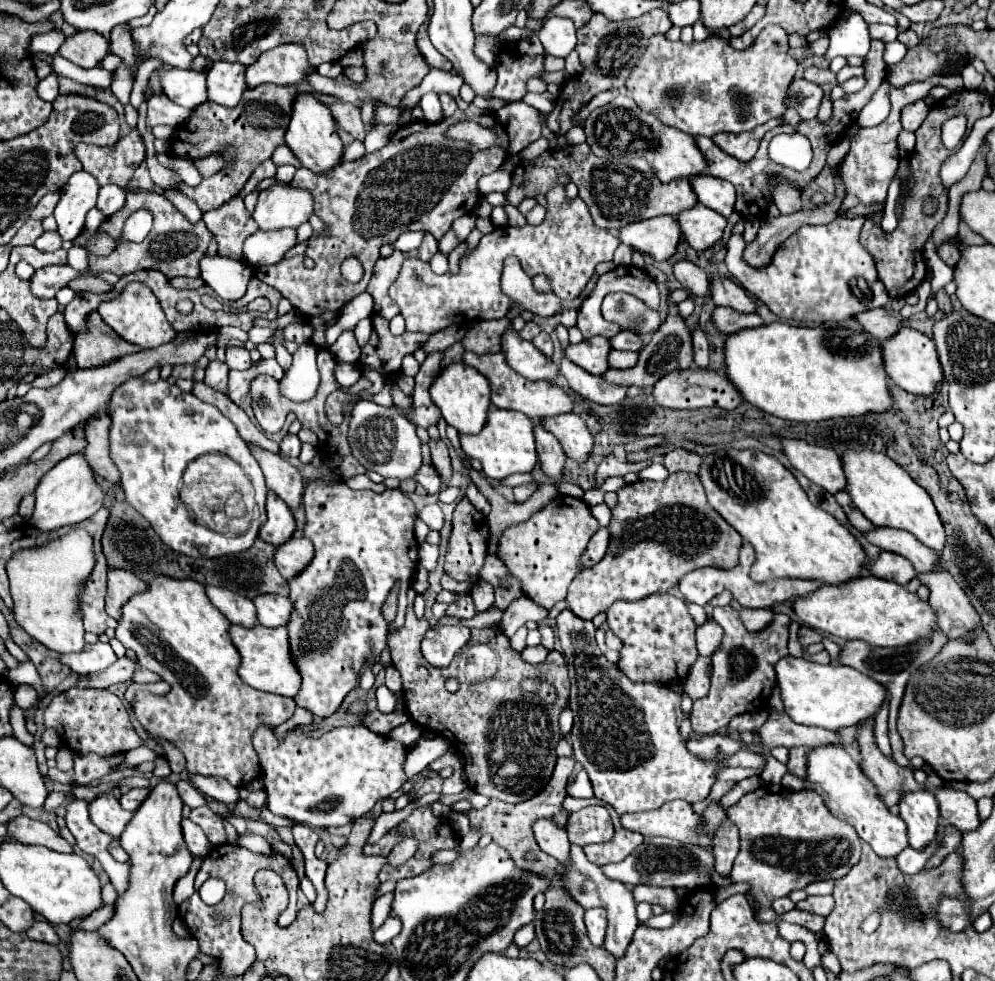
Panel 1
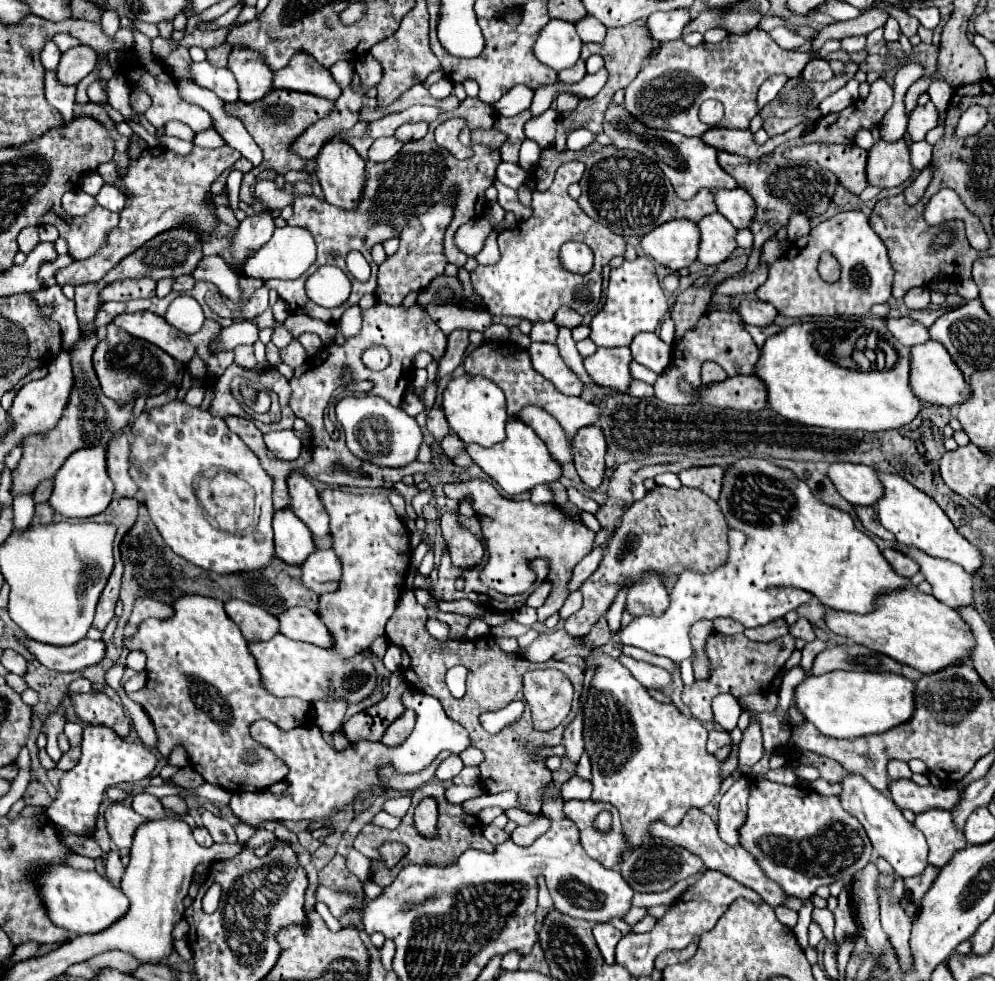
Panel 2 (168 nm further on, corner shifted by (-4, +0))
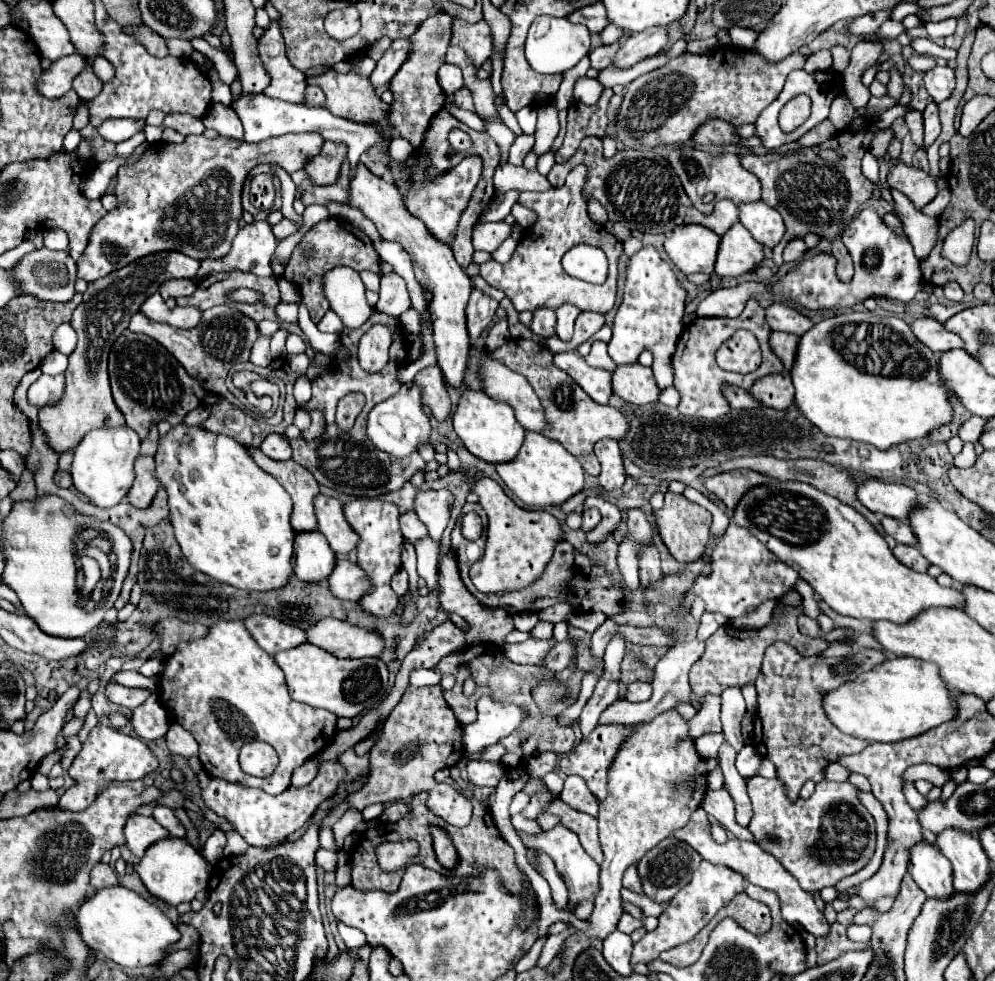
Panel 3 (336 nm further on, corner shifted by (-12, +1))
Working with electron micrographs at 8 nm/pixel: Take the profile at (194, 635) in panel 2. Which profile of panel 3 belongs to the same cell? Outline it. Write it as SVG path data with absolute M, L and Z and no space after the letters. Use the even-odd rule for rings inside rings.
M216 621L216 625L208 629L208 635L200 639L180 641L176 645L176 651L164 659L164 671L158 677L156 693L162 705L166 707L166 711L172 715L172 721L180 723L198 741L200 761L208 775L248 787L258 787L270 795L278 795L284 789L288 789L292 771L300 767L304 761L308 761L310 757L314 757L318 751L322 751L336 733L334 713L292 701L292 697L288 695L282 669L276 665L272 655L264 653L264 649L258 647L258 643L250 637L242 621ZM250 741L264 741L274 745L280 757L276 771L260 781L246 775L238 765L238 751L244 743Z

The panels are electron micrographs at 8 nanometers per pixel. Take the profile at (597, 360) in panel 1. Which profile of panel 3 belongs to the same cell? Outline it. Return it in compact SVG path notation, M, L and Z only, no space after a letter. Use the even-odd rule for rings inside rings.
M636 361L634 365L618 365L612 371L612 393L624 401L646 405L656 401L660 387L652 377L652 369Z

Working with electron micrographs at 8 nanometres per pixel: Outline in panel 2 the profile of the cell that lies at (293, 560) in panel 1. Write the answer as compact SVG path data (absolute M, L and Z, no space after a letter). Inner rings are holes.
M316 550L312 558L308 558L308 562L304 562L302 566L304 586L308 586L318 596L334 592L340 584L340 574L342 574L342 564L338 562L334 550Z

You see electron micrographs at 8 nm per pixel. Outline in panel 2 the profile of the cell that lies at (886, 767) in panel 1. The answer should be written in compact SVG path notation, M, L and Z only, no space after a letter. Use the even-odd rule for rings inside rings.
M896 780L896 782L890 782L890 796L892 796L892 800L896 802L898 808L902 808L902 810L906 808L906 810L912 810L914 814L922 814L922 812L928 812L932 808L938 808L938 810L954 810L956 804L960 802L962 790L958 790L958 788L918 786L912 780Z

